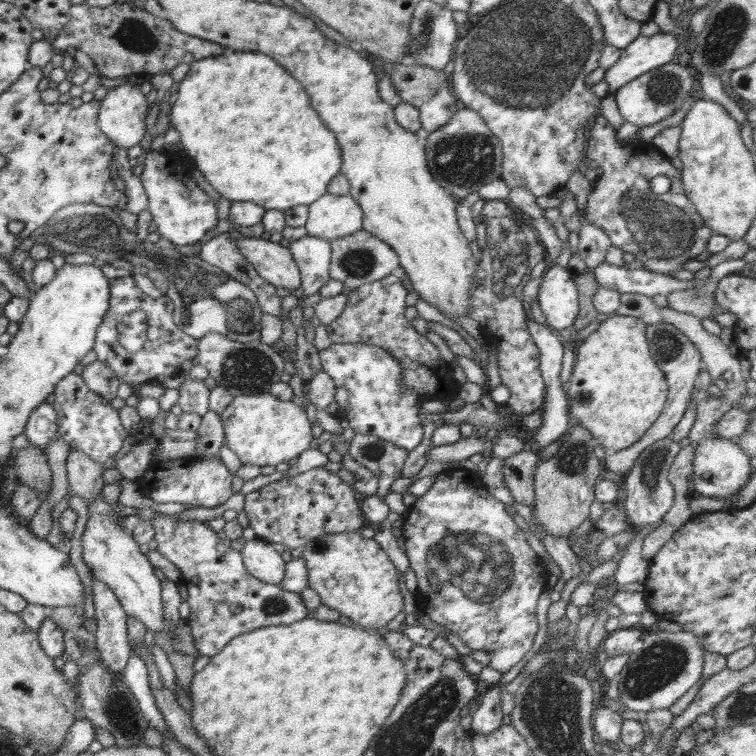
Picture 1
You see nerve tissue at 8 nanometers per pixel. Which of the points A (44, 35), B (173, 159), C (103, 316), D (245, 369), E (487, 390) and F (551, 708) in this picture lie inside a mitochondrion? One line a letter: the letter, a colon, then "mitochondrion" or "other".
A: other
B: other
C: other
D: mitochondrion
E: other
F: mitochondrion

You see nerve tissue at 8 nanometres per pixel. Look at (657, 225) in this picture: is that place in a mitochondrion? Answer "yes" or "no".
yes

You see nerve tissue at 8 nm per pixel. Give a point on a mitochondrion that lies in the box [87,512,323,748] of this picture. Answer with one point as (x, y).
(118, 708)

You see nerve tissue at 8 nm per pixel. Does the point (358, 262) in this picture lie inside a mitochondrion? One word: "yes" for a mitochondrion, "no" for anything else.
yes

